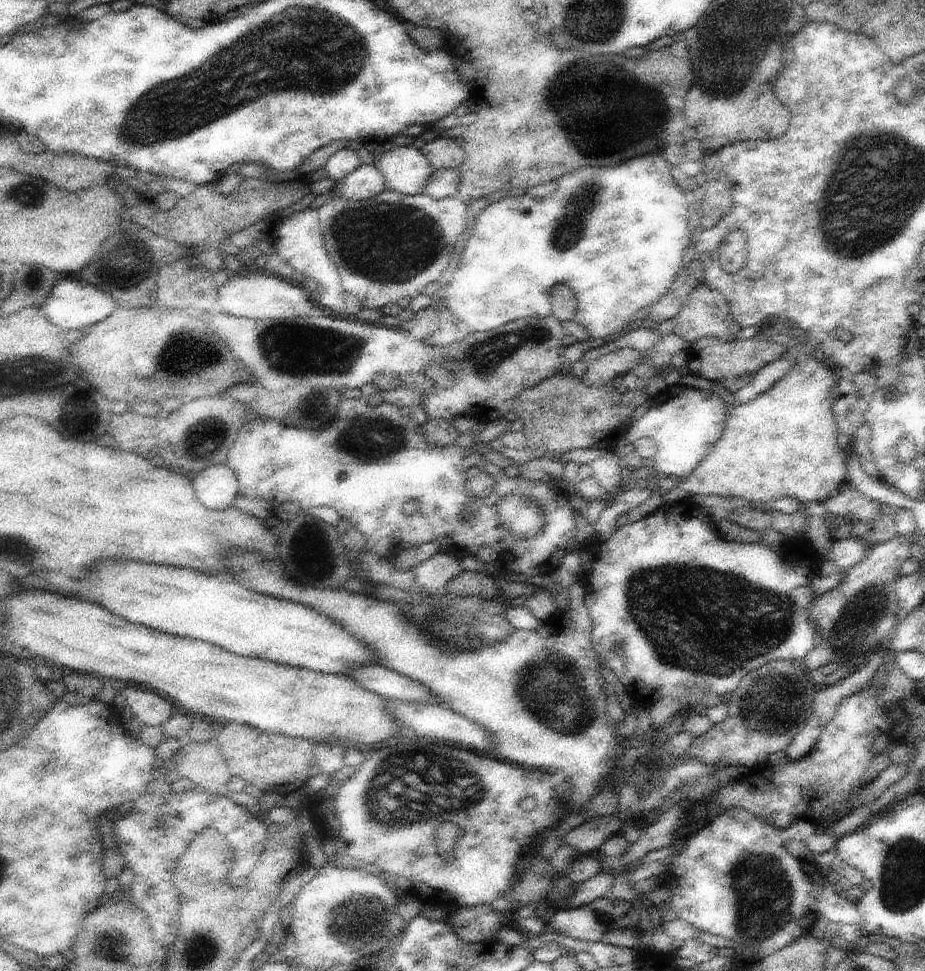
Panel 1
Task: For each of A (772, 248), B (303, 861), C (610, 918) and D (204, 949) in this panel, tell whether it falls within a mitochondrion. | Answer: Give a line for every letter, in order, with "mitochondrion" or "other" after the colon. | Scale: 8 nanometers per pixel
A: other
B: other
C: mitochondrion
D: mitochondrion

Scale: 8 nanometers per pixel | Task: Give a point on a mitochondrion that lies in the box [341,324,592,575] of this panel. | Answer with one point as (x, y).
(483, 362)

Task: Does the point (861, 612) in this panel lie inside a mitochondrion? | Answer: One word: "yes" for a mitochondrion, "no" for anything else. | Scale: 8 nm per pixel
yes

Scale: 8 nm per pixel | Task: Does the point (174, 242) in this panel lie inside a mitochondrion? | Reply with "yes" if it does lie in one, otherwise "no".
no

